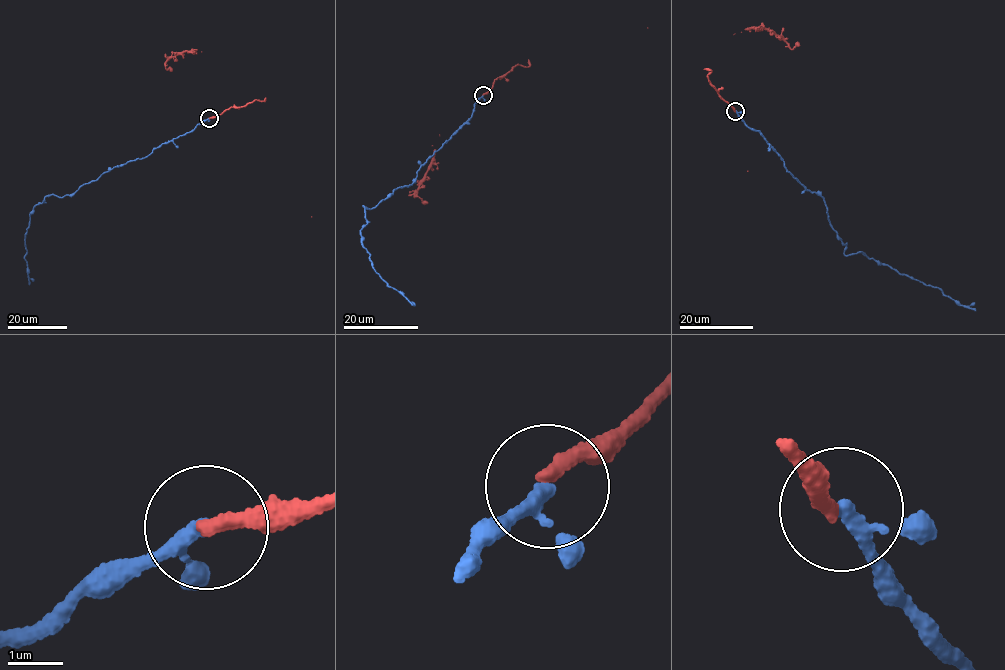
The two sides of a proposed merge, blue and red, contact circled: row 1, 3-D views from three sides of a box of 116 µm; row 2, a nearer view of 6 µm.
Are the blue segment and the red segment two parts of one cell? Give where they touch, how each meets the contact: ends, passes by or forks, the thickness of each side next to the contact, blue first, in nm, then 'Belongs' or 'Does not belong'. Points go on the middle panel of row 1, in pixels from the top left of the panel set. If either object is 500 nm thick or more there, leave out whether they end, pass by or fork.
Place: (483, 95). At the ring blue passes by. At the ring red ends. Thickness 200 nm (blue) against 280 nm. Belongs

